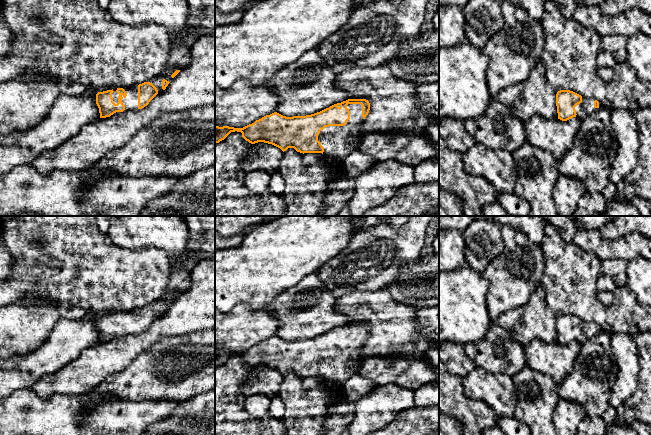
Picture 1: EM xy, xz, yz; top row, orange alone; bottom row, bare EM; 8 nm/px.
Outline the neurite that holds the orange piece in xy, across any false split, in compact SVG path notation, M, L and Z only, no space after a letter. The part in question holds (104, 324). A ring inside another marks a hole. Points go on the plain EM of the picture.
M158 300L132 311L98 316L96 328L100 342L110 341L116 336L137 335L144 332L158 317L162 317L169 307Z

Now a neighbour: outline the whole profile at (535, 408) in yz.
M527 365L512 379L516 402L514 417L529 428L530 435L557 435L554 412L560 397L552 379Z

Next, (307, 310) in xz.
M316 273L305 276L297 285L279 293L266 306L279 320L276 336L286 340L306 340L350 323L350 317L335 310L336 297Z

